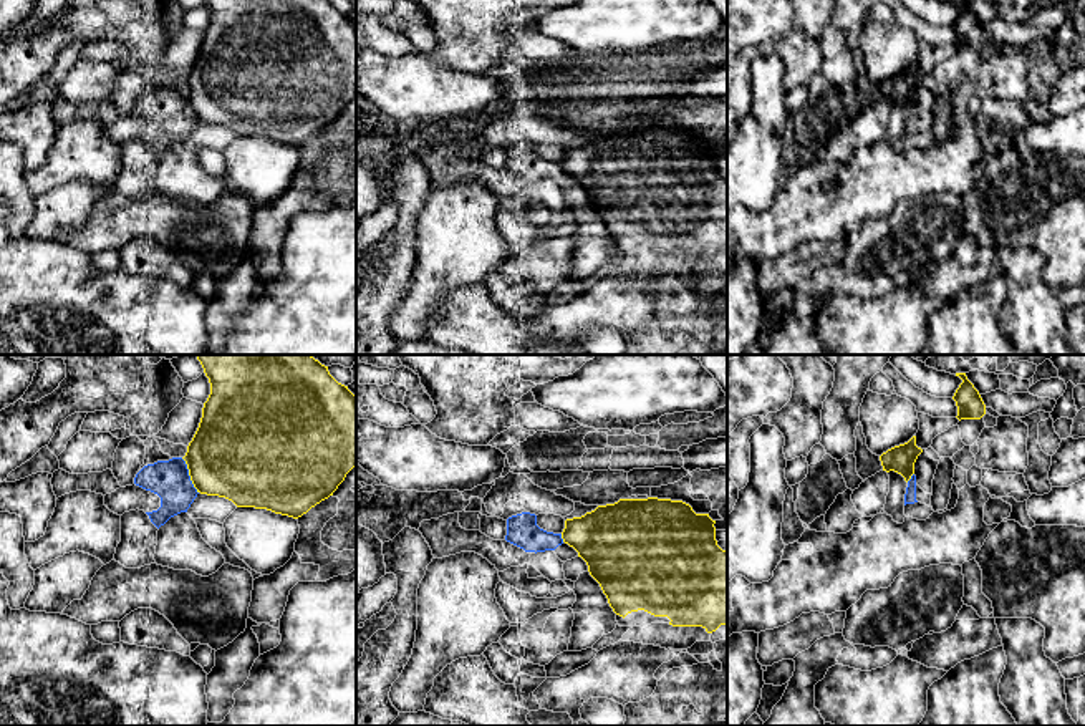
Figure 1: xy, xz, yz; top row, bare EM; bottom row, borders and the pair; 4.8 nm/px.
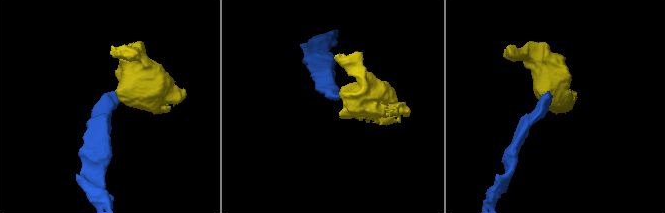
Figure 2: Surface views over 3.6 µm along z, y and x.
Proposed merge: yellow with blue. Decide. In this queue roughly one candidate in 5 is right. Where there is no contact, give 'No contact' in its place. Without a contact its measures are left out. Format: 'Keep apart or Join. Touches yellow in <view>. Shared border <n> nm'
Keep apart. Touches yellow in xy. Shared border 190 nm

